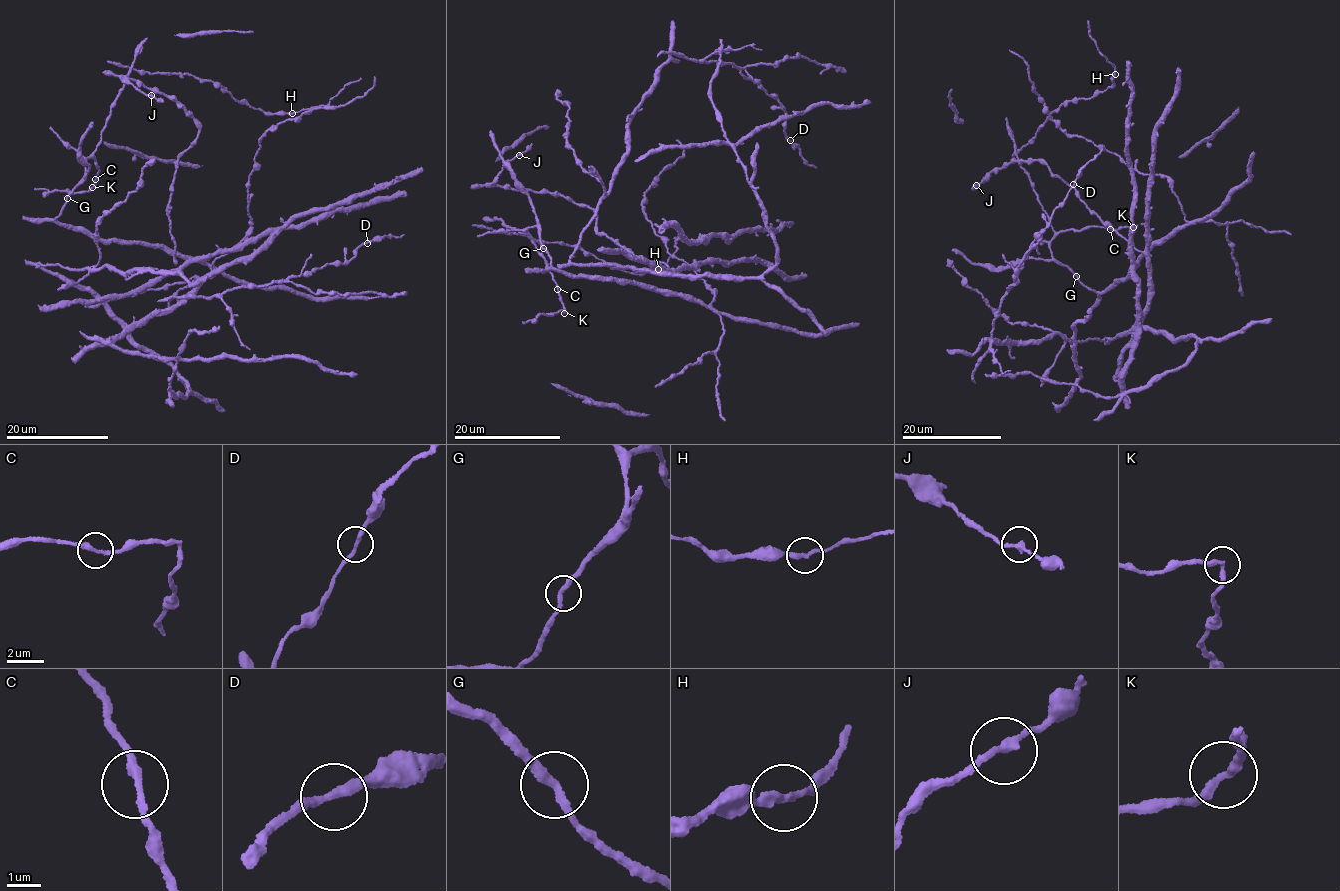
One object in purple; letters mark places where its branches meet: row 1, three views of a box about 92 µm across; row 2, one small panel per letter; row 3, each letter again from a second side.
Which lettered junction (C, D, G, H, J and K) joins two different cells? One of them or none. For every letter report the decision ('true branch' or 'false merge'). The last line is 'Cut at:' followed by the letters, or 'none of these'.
C: true branch
D: true branch
G: true branch
H: true branch
J: true branch
K: false merge
Cut at: K

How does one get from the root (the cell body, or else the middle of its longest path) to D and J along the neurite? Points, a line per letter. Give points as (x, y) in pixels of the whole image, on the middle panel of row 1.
D: (665, 271), (570, 259), (626, 151), (628, 120), (672, 53), (739, 66), (778, 99), (790, 140)
J: (665, 271), (681, 269), (654, 264), (601, 235), (590, 208), (555, 194), (495, 184), (504, 165), (519, 155)

